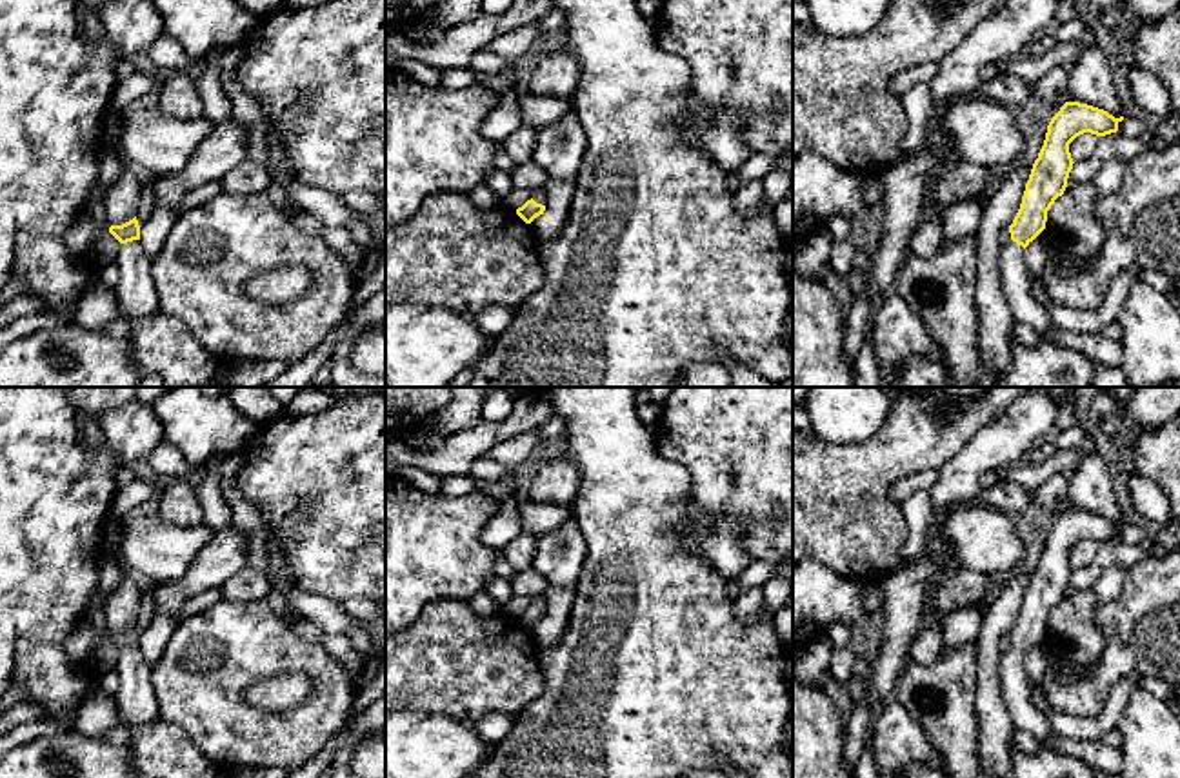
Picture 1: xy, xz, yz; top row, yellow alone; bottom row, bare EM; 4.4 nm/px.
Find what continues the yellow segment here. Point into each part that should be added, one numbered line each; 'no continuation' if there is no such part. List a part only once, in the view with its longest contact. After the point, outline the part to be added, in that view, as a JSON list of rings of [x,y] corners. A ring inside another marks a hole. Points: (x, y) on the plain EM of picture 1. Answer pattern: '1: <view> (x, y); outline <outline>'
1: xy (135, 700); outline [[[140,647],[120,653],[115,667],[118,693],[115,705],[124,725],[153,722],[158,718],[158,700],[151,683],[151,667],[144,662]]]

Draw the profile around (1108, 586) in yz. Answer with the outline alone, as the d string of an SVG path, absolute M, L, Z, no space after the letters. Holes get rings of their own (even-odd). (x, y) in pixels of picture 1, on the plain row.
M1113 565L1100 573L1091 591L1098 602L1109 602L1122 593L1127 569Z

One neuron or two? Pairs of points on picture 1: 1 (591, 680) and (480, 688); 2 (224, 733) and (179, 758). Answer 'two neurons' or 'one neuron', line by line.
1: two neurons
2: two neurons

